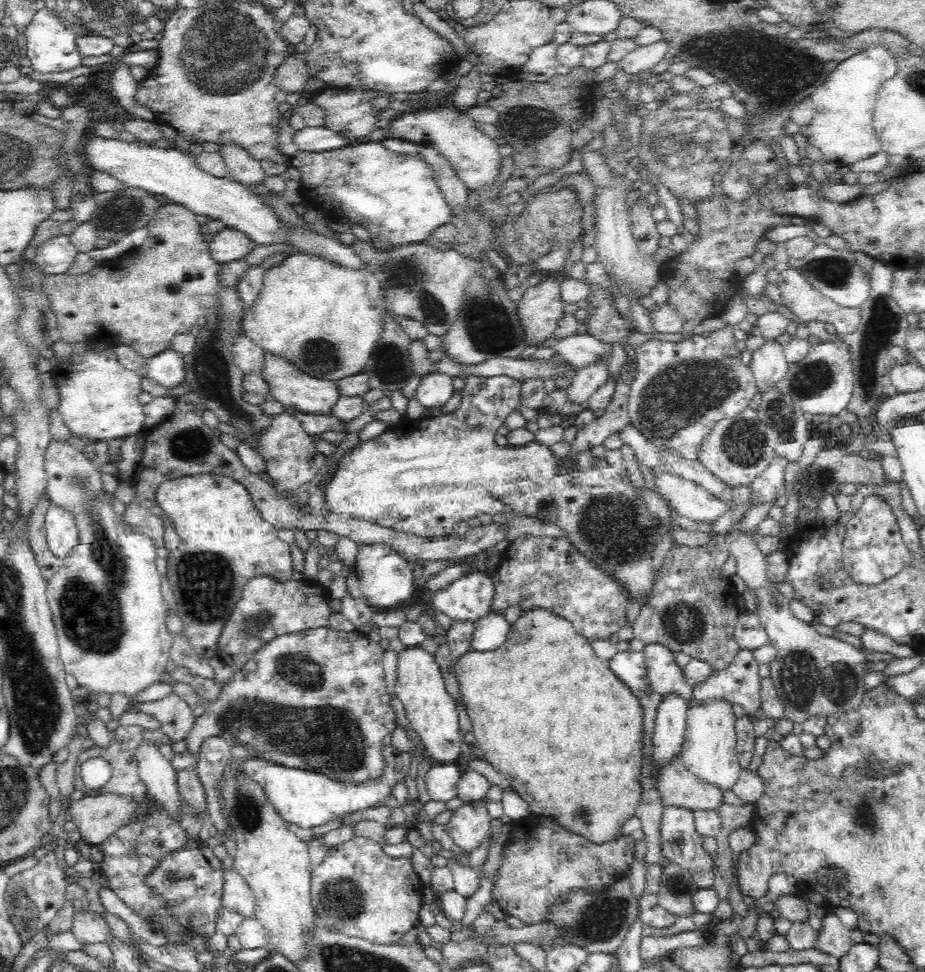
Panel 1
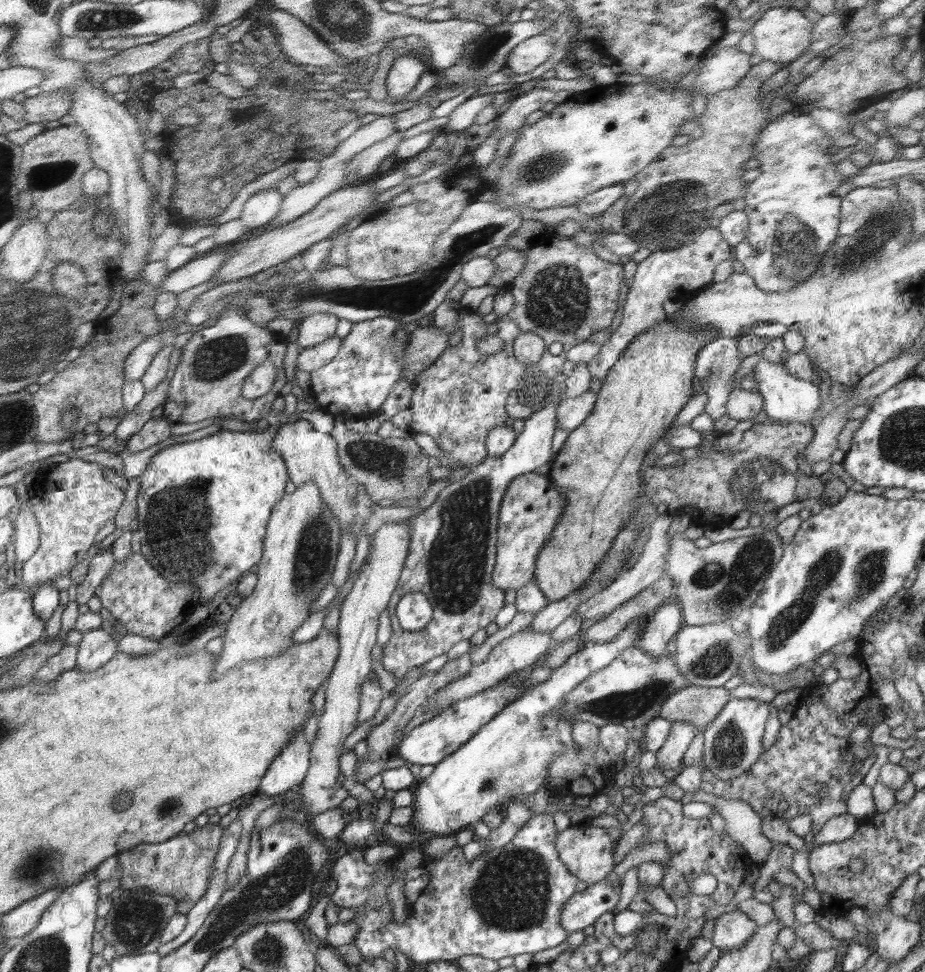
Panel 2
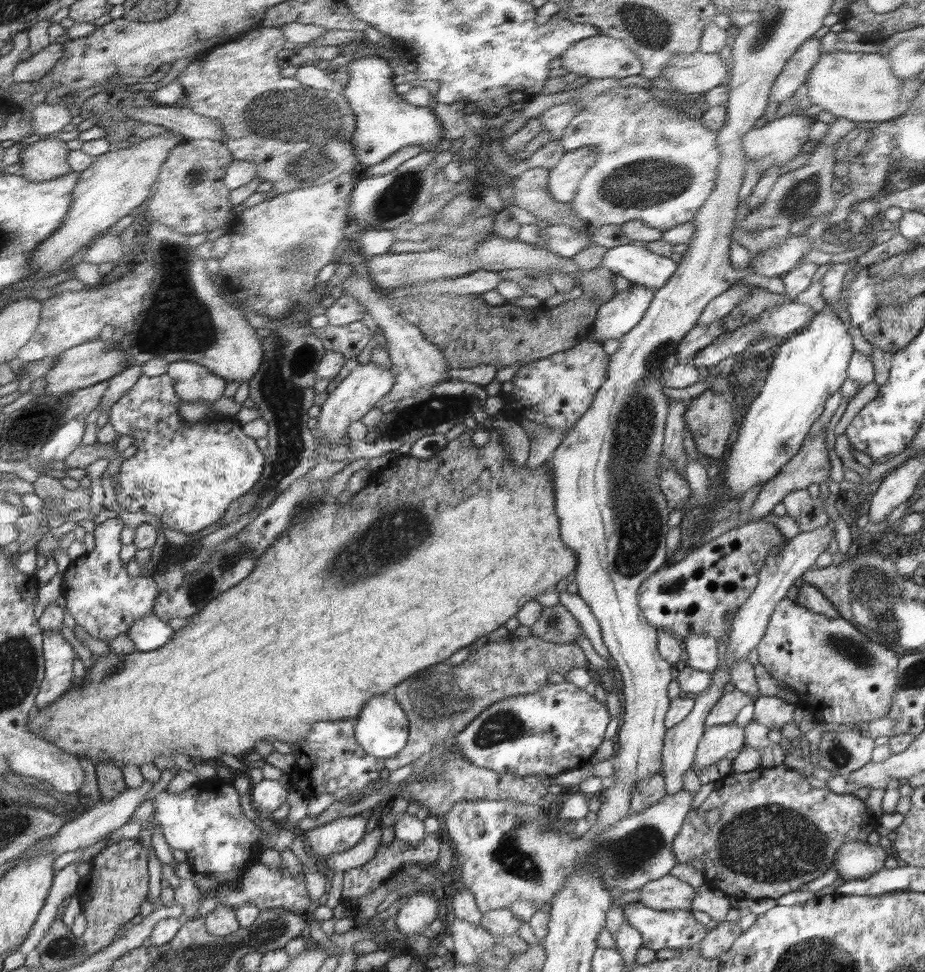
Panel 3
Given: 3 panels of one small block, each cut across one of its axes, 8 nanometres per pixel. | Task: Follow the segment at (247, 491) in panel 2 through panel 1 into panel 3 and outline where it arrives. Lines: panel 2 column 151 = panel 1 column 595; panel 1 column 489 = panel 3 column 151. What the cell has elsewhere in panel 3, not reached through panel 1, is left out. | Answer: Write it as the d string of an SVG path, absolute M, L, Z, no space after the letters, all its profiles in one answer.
M162 374L162 376L146 376L142 375L138 382L118 400L113 405L111 405L110 410L108 411L108 422L112 424L114 430L116 430L117 434L121 436L132 436L134 438L133 445L136 446L136 453L122 461L121 468L119 470L118 484L120 487L116 492L116 497L118 498L118 502L120 506L124 508L124 510L128 510L128 512L148 512L148 514L154 514L157 516L163 527L170 530L176 530L176 532L184 532L184 534L192 535L195 532L198 532L206 526L210 526L210 524L214 524L216 520L220 520L224 513L226 513L226 509L230 506L232 501L236 500L236 498L240 498L240 496L245 496L254 485L260 480L262 476L262 471L264 470L264 462L266 462L265 451L261 450L256 445L256 439L251 438L250 436L246 436L242 431L242 424L237 422L234 419L225 418L225 417L216 417L211 424L200 424L200 423L192 423L190 427L186 426L186 420L180 416L178 413L178 408L180 408L180 404L182 404L182 399L178 396L178 392L176 391L176 382L173 380L173 377L166 374Z

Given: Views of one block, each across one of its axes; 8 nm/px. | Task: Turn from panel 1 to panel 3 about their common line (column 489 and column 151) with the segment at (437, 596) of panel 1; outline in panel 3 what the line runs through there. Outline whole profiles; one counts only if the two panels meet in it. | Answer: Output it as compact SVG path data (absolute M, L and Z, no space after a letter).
M120 516L97 524L93 531L95 547L76 560L72 560L63 574L62 594L66 600L64 610L82 626L88 634L98 640L114 640L125 634L134 622L153 614L154 602L160 587L152 575L129 576L119 556L121 532L125 527Z

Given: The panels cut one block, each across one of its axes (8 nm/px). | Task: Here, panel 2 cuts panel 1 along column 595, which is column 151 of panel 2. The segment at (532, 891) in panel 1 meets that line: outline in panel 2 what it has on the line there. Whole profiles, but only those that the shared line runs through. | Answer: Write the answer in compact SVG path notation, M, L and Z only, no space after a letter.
M207 823L203 828L196 827L193 832L182 831L162 843L143 843L119 852L119 888L148 888L156 894L174 896L178 902L178 913L188 914L208 889L208 876L212 873L212 862L216 861L222 836L223 829L219 824Z

